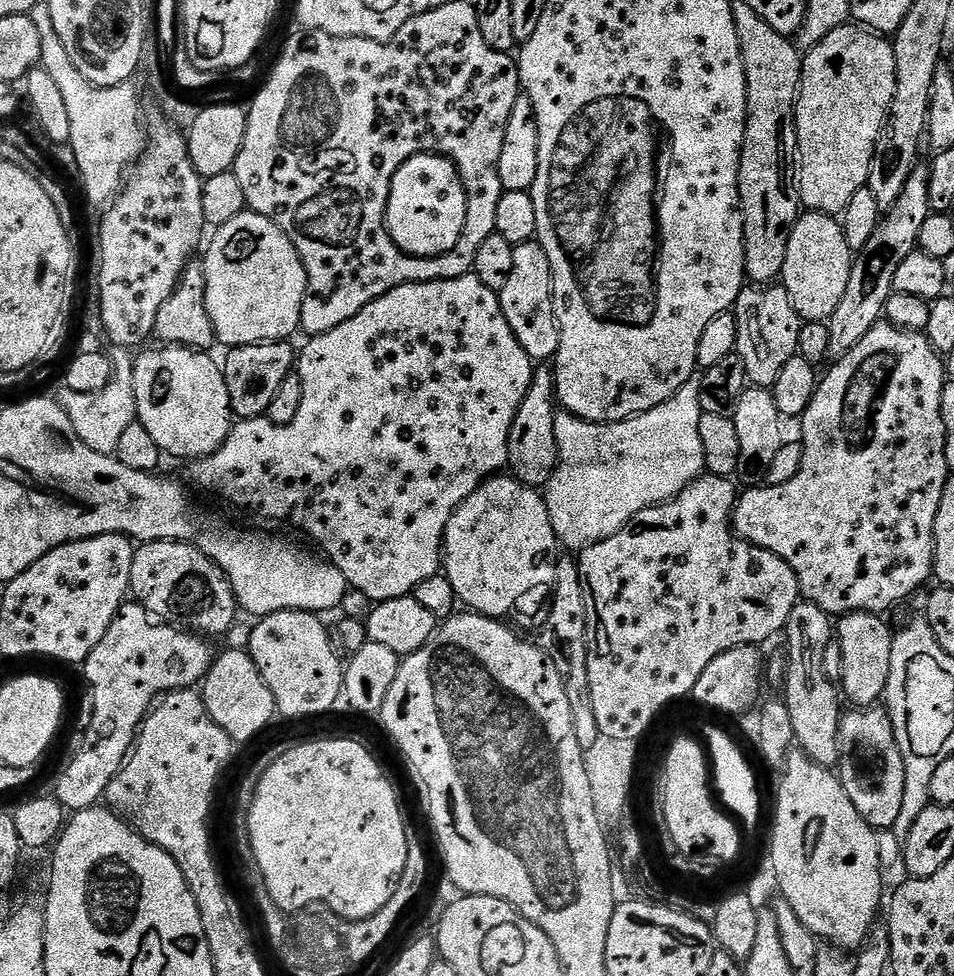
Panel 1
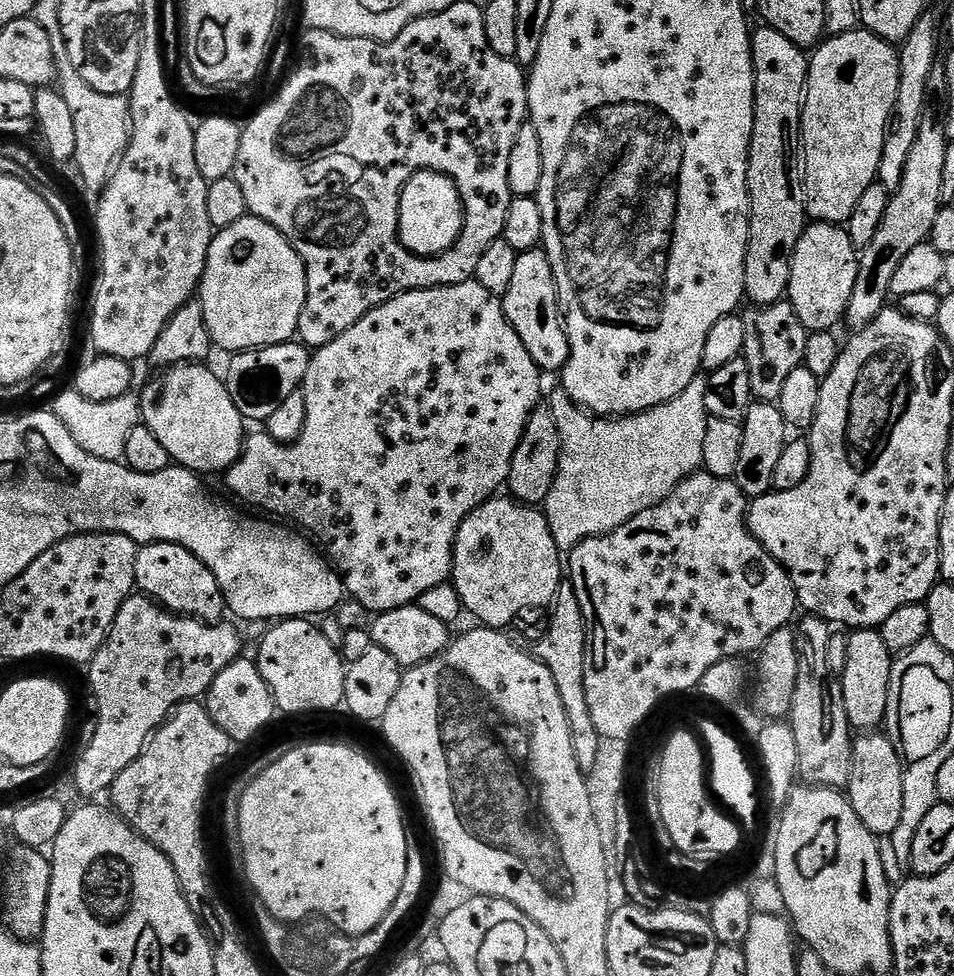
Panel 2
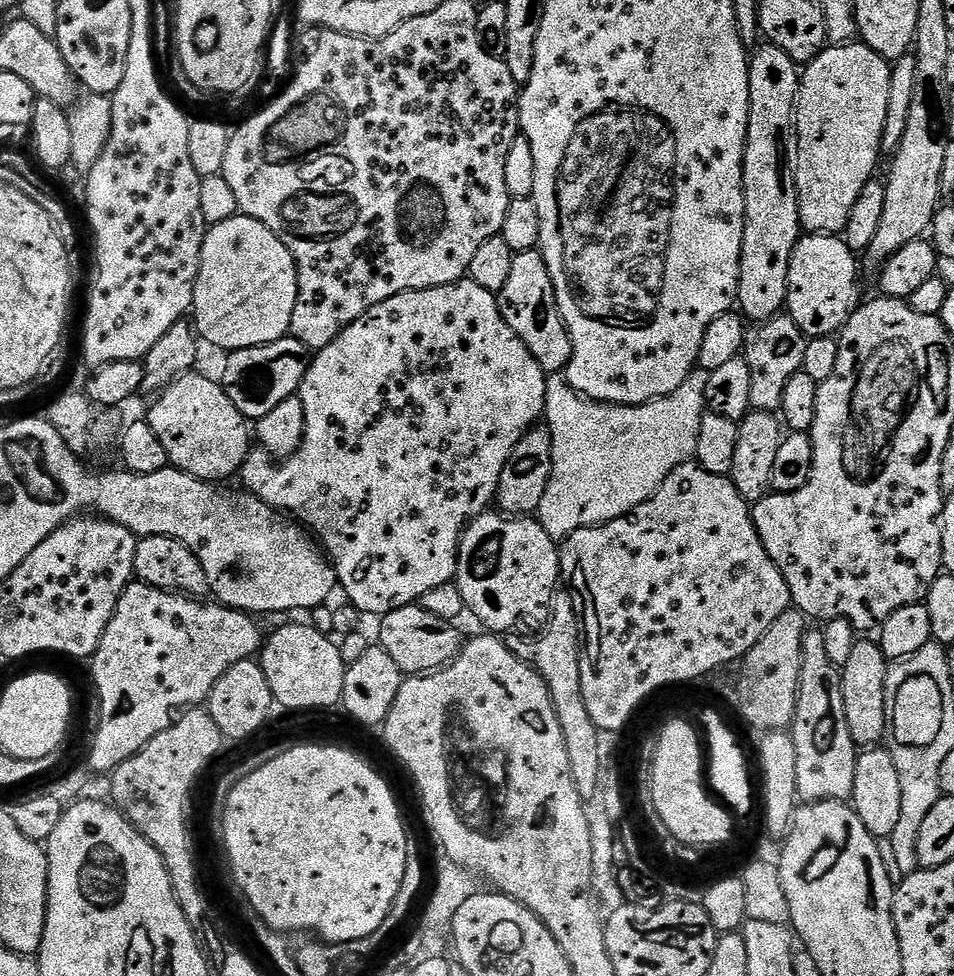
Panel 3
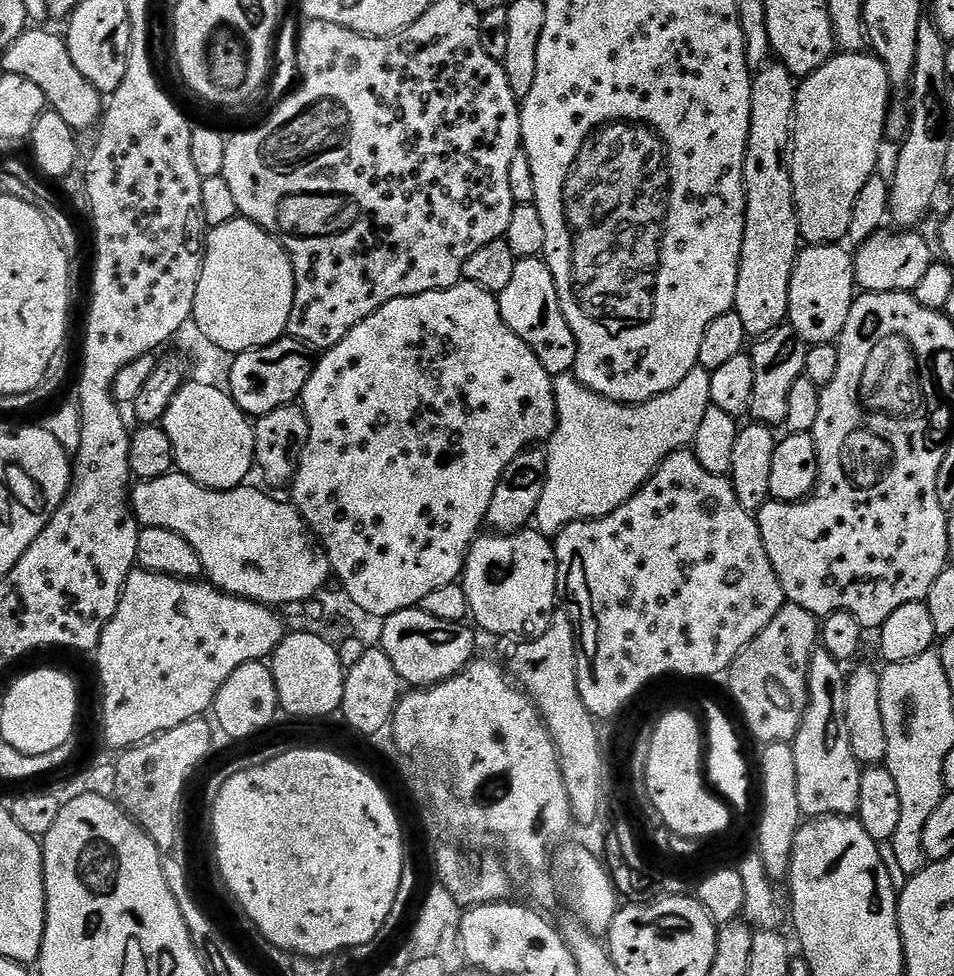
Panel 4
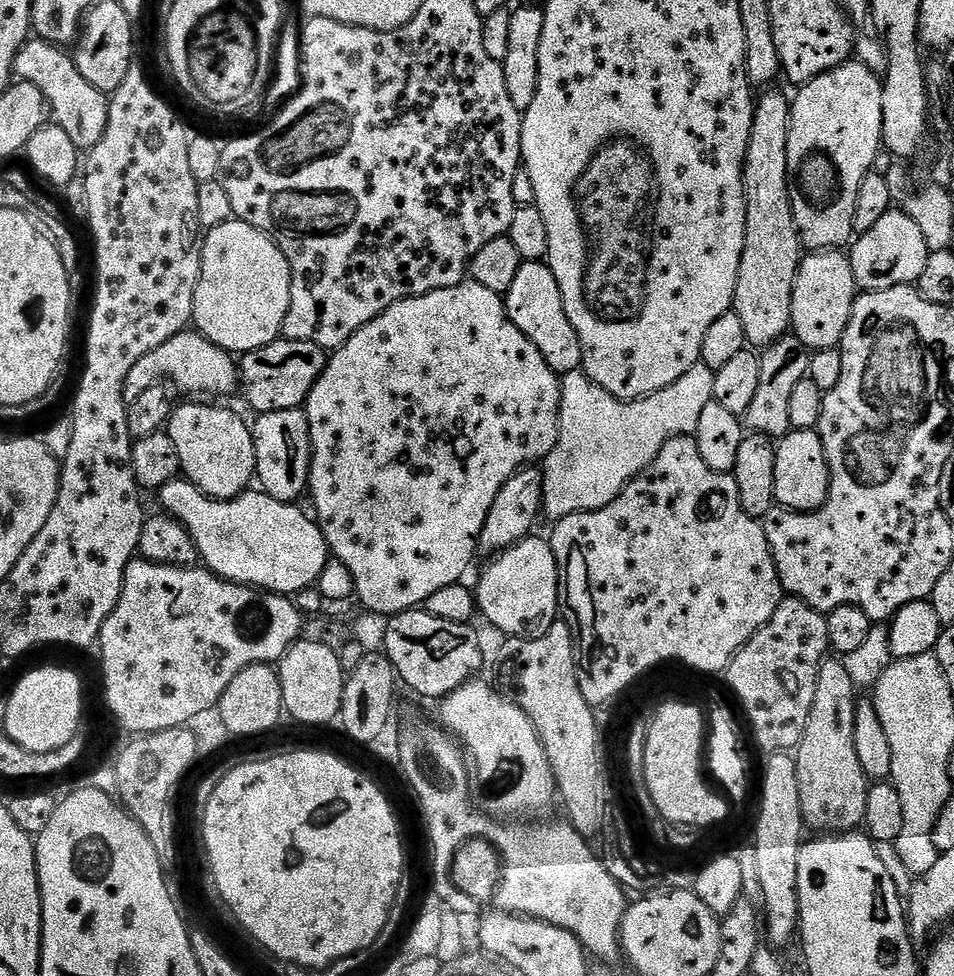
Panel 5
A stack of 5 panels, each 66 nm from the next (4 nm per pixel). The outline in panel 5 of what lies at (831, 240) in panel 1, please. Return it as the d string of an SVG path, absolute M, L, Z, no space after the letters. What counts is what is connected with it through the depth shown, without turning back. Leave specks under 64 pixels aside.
M816 250L805 255L792 291L791 331L810 350L837 347L850 322L857 295L858 285L852 273L852 262L843 251Z

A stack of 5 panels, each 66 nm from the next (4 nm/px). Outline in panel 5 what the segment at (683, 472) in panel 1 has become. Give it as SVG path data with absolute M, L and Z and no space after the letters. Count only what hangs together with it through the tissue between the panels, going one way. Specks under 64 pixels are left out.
M703 362L696 364L689 372L682 374L682 378L678 378L678 382L674 382L670 386L666 386L662 390L658 390L649 396L641 396L639 400L620 400L614 394L610 394L606 390L602 390L602 386L598 386L594 381L586 375L582 370L579 372L568 372L565 376L560 377L560 433L558 434L558 442L554 446L554 450L543 461L542 471L544 474L544 506L543 515L549 516L552 522L566 518L570 514L578 514L579 512L593 512L599 508L604 508L610 502L614 502L614 498L618 498L618 494L622 494L622 490L639 472L644 470L658 454L658 450L662 450L662 446L666 446L666 442L673 436L686 436L695 433L698 426L698 418L702 418L702 409L710 403L714 394L714 378L715 371L706 367Z

